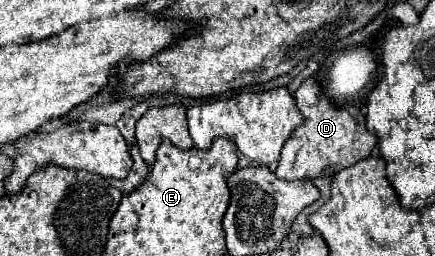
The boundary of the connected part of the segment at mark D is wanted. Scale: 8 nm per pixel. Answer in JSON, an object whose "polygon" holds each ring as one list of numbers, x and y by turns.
{"polygon":[[306,79,300,89,294,93,296,105,304,115,300,127,294,129,290,139,284,143,282,157,276,167,276,175,280,179,316,179,334,171,334,175,366,157,372,155,376,147,376,137,368,133,366,119,356,105,336,105,330,101,316,79]]}

